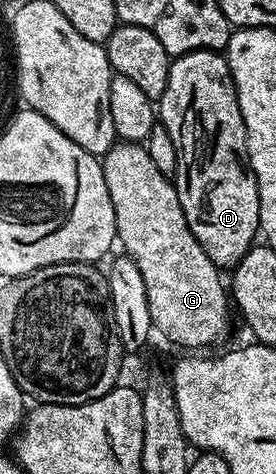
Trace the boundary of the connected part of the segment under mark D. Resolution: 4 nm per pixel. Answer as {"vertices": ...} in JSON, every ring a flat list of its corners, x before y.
{"vertices":[[190,50,186,54,177,55,170,64,168,88,164,88,164,96,157,99,156,114,160,119,160,125,169,132,176,144,178,167,172,176,172,181,174,187,178,189,180,208,184,208,184,216,188,220,188,228,192,228,192,236,196,236,200,248,204,248,204,252,208,252,208,256,213,260,215,266,219,268,225,268,225,266,233,268,237,266,238,261,250,251,251,246,255,245,256,239,260,234,258,224,258,181,254,179,254,174,250,171,250,163,246,157,246,129,244,128,244,120,240,112,238,96,234,93,234,77,230,75,230,69,225,57,217,50]]}

